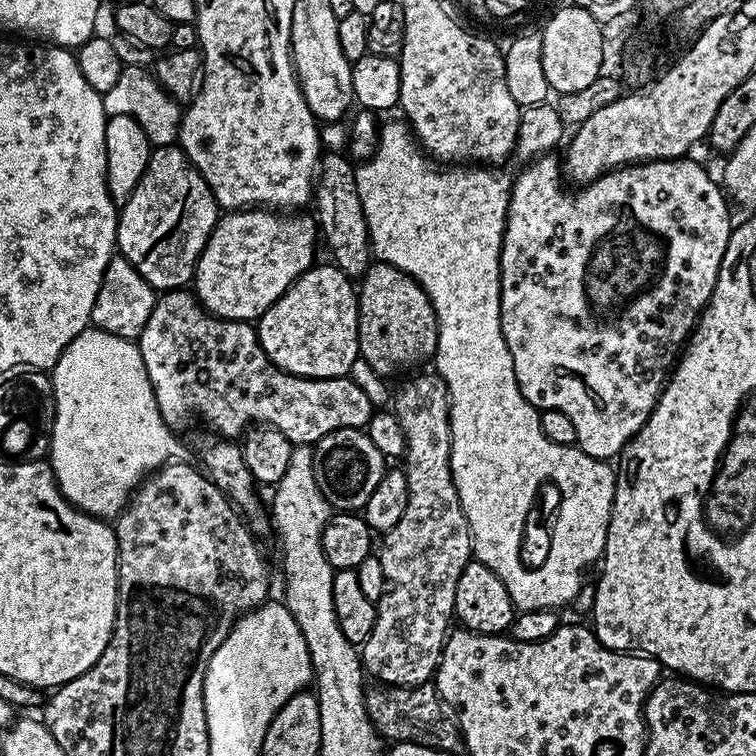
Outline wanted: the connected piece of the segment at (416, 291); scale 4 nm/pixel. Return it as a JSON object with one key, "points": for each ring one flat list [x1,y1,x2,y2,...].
{"points":[[380,261,369,265,360,283,357,291,359,357,368,362,375,374,389,378,402,367,433,359,439,330,437,314,420,284,393,264]]}

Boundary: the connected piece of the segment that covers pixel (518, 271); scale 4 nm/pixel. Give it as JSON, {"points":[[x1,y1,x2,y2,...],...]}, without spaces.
{"points":[[541,154,531,161,529,168,524,168,520,172,520,177,513,179,510,184,510,195,508,197,508,221,504,227,504,241,500,247,500,325,502,326,502,334,506,338,506,346,510,350,510,358,514,358,514,374,518,378,518,386,522,390,525,398,532,403,537,410,553,408,554,410,562,410,562,414,566,414,566,418,570,418,570,422,574,422,574,430,576,431,576,444,581,448,587,456,592,456,595,460,611,461,613,458,619,457,620,453,628,444,629,440,636,435,636,432,649,420,652,412,656,408,657,402,660,400,660,394,664,391,665,384,668,383,668,377,681,355,682,349,685,347,686,341,692,334,692,329,696,327,700,313,708,307,708,301,712,299,712,291,716,285,718,278,718,270,722,258,726,254,726,246,728,240,732,236,734,220,728,217,728,204,725,193,722,191,721,185,715,184,707,177,704,165,696,164,687,158,677,158,674,160,649,160,639,164,629,164,622,168,613,168,599,176,598,179,577,187,576,193,567,192,560,185,560,176,562,180,562,164,555,160,555,155]]}

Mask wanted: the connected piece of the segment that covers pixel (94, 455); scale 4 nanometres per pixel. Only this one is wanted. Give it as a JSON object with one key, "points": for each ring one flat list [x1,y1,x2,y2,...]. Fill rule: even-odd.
{"points":[[89,326,66,346,56,367,51,369,50,379,56,395,56,421,52,427,50,449,56,484,74,507,92,516,115,518,128,505,145,475,169,463,176,452,177,433,165,424,158,410,139,343]]}

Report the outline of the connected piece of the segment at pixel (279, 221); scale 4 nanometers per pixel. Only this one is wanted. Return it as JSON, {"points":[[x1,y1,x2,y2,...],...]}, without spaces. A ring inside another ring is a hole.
{"points":[[232,210,227,214,221,215,217,219,216,226,213,228,210,238,206,242,206,246,202,250,202,254,196,263,196,274,194,277,194,295,204,309,211,312,212,315,220,317,221,320,247,320,249,322,259,321,260,315,270,306,274,306,274,302,278,302,278,298,282,298,282,294,286,294,286,290,299,276,308,268,311,268,316,256,316,240,318,244,318,225,311,215,300,216,304,214,281,214,276,210]]}

